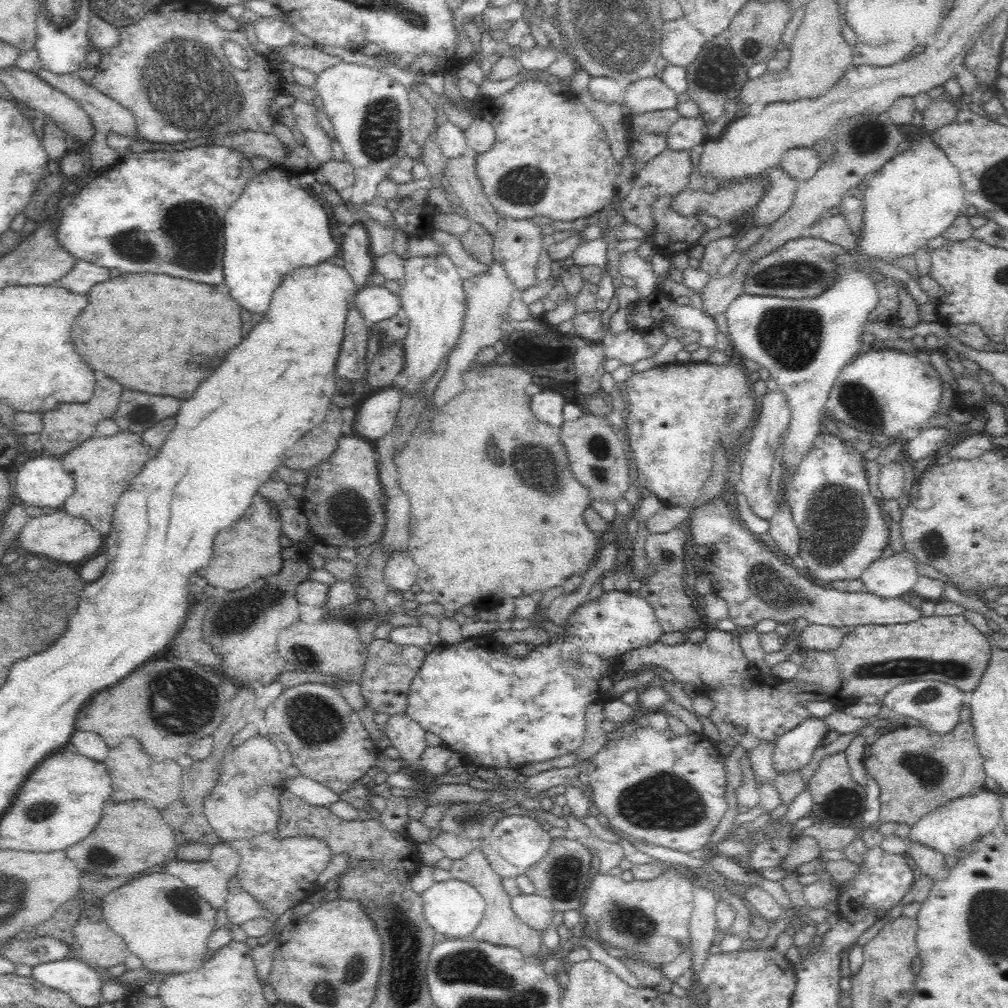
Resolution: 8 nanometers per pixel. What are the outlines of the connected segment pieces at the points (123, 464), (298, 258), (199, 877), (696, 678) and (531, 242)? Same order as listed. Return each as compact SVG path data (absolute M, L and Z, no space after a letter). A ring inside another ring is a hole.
M118 431L109 437L94 434L60 458L64 470L75 480L75 491L62 504L68 514L85 518L105 536L110 532L116 501L130 486L140 469L159 453L158 448L148 446L141 433Z
M271 166L248 180L244 192L226 212L224 218L225 251L223 273L232 298L252 314L264 314L270 308L270 300L284 276L300 266L316 266L327 258L339 254L340 248L332 239L329 218L323 206L311 197L308 188L294 183L294 172L281 166Z
M171 859L165 864L166 873L184 881L205 898L214 909L224 908L229 881L210 861Z
M963 615L928 616L908 622L908 624L859 625L852 632L845 632L844 639L838 648L831 651L818 651L812 648L800 649L803 654L802 666L792 680L782 680L772 674L762 673L748 662L740 648L740 638L732 632L710 630L706 632L704 642L678 643L668 645L656 641L650 646L629 650L620 656L617 668L630 672L638 666L653 664L672 672L679 684L693 685L697 695L705 695L714 702L714 709L709 718L704 720L707 725L718 728L722 740L726 740L726 730L732 726L742 726L746 733L756 738L775 741L785 732L798 726L806 718L812 718L806 710L806 702L832 702L837 710L853 704L868 695L876 696L882 701L892 688L908 681L935 680L957 686L969 695L976 691L982 674L988 668L991 654L990 642Z
M499 216L498 231L494 237L492 256L504 265L504 271L512 285L516 287L517 294L534 286L535 272L541 253L545 250L542 242L540 225L536 219L514 220Z

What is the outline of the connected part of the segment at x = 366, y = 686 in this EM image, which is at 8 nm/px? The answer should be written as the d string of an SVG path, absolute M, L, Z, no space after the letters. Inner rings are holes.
M373 638L368 642L368 658L364 664L364 672L360 678L360 691L366 699L366 703L373 712L384 712L384 714L397 715L405 712L408 708L408 692L412 679L419 671L425 656L420 646L400 646L392 641L375 640Z

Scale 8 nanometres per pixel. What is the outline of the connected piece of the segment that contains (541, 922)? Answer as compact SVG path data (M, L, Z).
M517 894L511 897L511 907L516 916L530 928L544 932L552 924L555 914L551 899L534 894Z

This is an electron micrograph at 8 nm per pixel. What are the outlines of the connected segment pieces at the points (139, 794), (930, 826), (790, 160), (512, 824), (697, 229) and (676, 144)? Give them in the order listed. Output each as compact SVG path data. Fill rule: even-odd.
M124 740L118 748L110 750L104 764L112 776L112 800L116 802L138 798L160 810L171 805L180 796L184 769L174 760L152 760L146 752L142 752L136 740Z
M982 788L970 796L962 796L962 798L950 800L950 804L946 802L938 806L936 810L924 814L911 827L907 842L914 841L918 845L926 845L942 855L957 855L1000 824L1002 808L998 796L999 793Z
M796 148L788 150L778 162L778 167L782 167L793 179L798 182L810 180L814 176L821 160L816 155L813 148Z
M511 815L496 821L488 840L496 854L524 872L544 858L553 839L541 820Z
M662 194L652 202L655 230L650 234L654 250L669 257L699 244L701 235L709 230L696 216L682 217L672 211L672 197L672 194Z
M700 116L693 118L681 117L669 128L667 144L669 150L689 151L697 145L703 145L706 140L704 119Z

